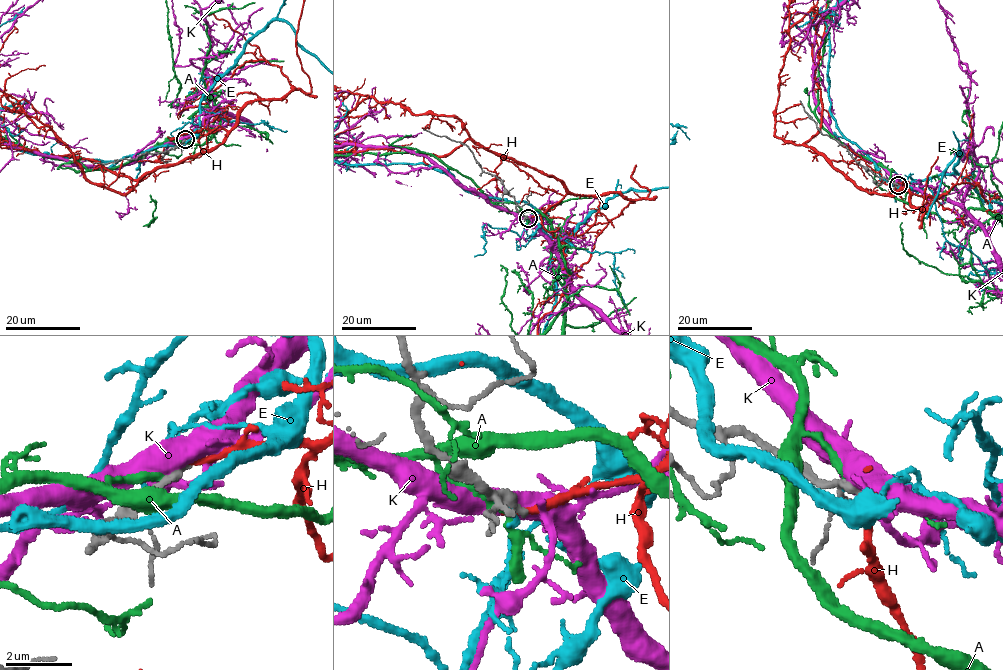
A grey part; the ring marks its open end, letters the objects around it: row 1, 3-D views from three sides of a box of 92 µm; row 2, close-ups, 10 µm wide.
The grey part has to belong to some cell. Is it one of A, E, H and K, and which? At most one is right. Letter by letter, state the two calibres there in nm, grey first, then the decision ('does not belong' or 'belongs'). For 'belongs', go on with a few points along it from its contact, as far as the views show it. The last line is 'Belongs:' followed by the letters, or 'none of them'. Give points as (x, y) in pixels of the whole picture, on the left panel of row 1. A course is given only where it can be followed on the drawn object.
A: calibres 200 and 240 nm; does not belong
E: calibres 200 and 120 nm; does not belong
H: calibres 300 and 180 nm; does not belong
K: calibres 240 and 550 nm; does not belong
Belongs: none of them

